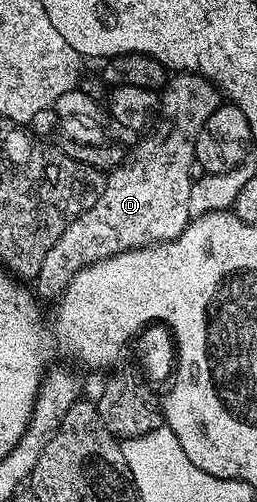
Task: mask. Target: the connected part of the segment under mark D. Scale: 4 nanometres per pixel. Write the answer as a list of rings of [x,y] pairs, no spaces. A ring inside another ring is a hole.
[[[177,73],[166,82],[159,95],[159,118],[152,130],[144,136],[146,139],[134,151],[128,152],[125,162],[106,174],[105,188],[99,201],[95,201],[95,205],[91,205],[87,213],[71,221],[71,225],[63,229],[59,241],[55,241],[51,249],[47,249],[47,257],[43,257],[43,265],[35,280],[38,296],[59,297],[64,293],[65,286],[75,277],[75,273],[79,273],[89,264],[129,251],[132,247],[152,247],[154,243],[166,243],[168,239],[174,239],[179,237],[179,233],[183,233],[191,218],[189,202],[191,185],[195,178],[197,135],[203,129],[207,117],[211,117],[211,113],[216,107],[222,106],[222,103],[222,92],[202,75]]]

